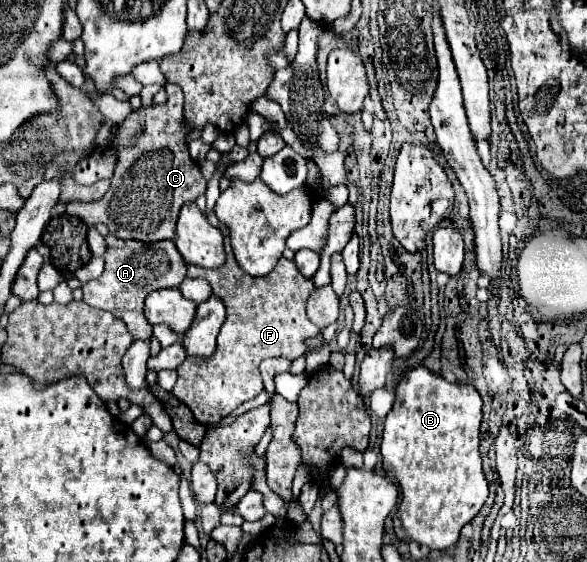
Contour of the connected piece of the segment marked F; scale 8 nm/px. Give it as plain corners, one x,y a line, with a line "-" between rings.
213,211
207,215
207,219
225,235
225,265
217,271
205,271
189,265
187,277
209,281
213,293
227,305
227,319
217,335
217,347
213,355
209,359
187,357
177,367
179,377
171,391
183,405
191,409
201,425
219,423
242,403
261,393
263,381
259,363
263,359
282,356
293,360
303,356
308,349
305,340
317,335
317,327
309,323
305,313
305,303
315,285
297,271
295,261
281,257
269,275
251,277
235,261
227,227
215,217

